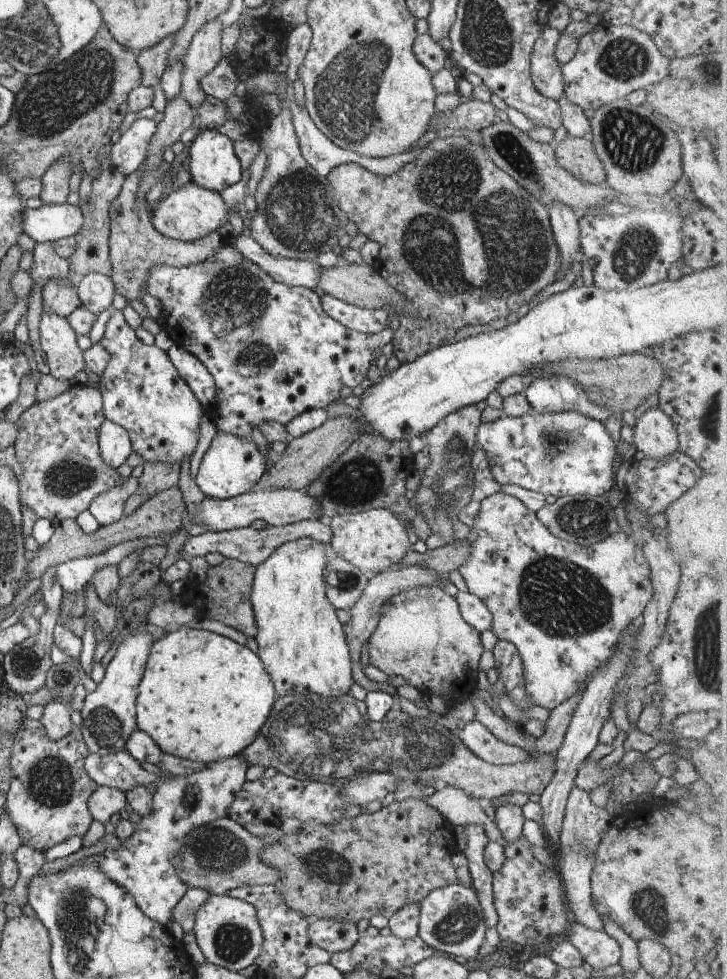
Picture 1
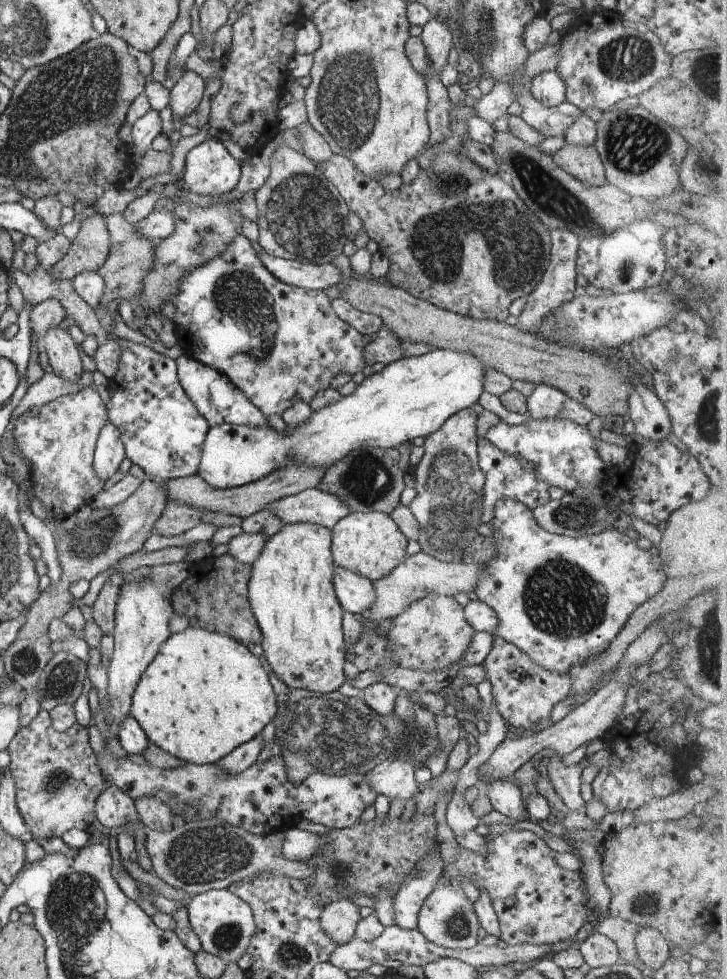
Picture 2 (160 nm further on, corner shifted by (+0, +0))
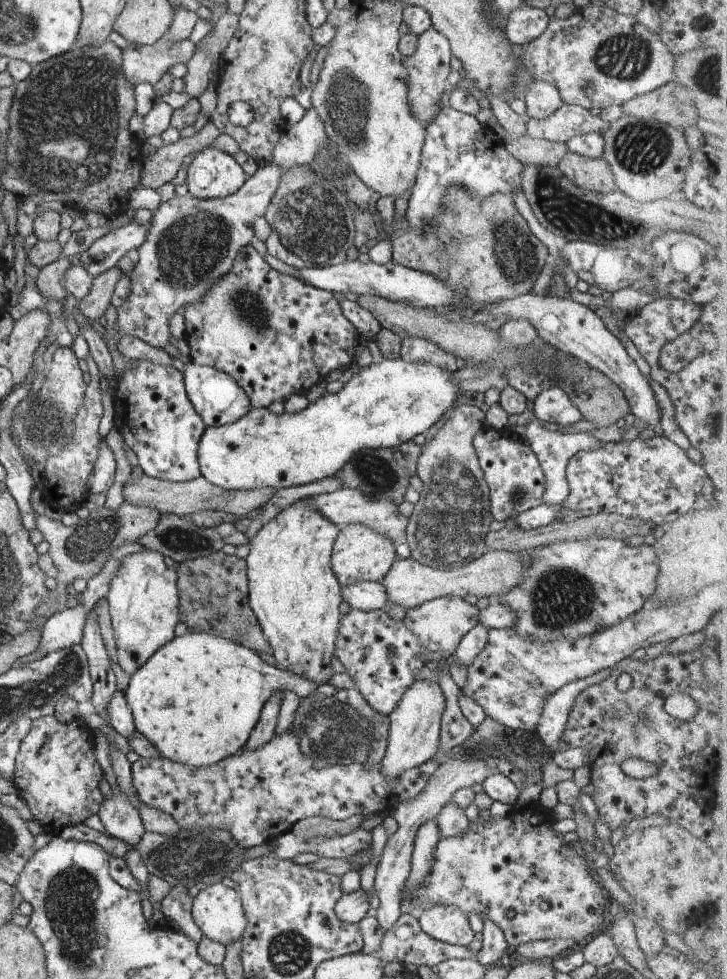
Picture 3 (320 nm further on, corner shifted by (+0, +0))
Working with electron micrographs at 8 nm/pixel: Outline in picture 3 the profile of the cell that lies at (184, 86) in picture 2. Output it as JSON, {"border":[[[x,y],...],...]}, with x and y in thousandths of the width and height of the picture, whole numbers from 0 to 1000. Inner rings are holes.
{"border":[[[318,12],[305,14],[296,23],[294,31],[270,45],[268,53],[256,65],[259,74],[252,80],[254,88],[250,96],[260,96],[261,100],[278,98],[290,81],[292,63],[303,60],[303,53],[311,50],[322,38],[327,22],[327,15]]]}

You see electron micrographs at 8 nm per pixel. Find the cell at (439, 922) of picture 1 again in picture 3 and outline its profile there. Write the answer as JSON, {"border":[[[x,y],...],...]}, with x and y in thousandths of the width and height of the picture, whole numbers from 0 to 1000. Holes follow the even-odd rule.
{"border":[[[598,924],[574,935],[580,951],[598,960],[644,967],[651,961],[642,934],[624,925]]]}

